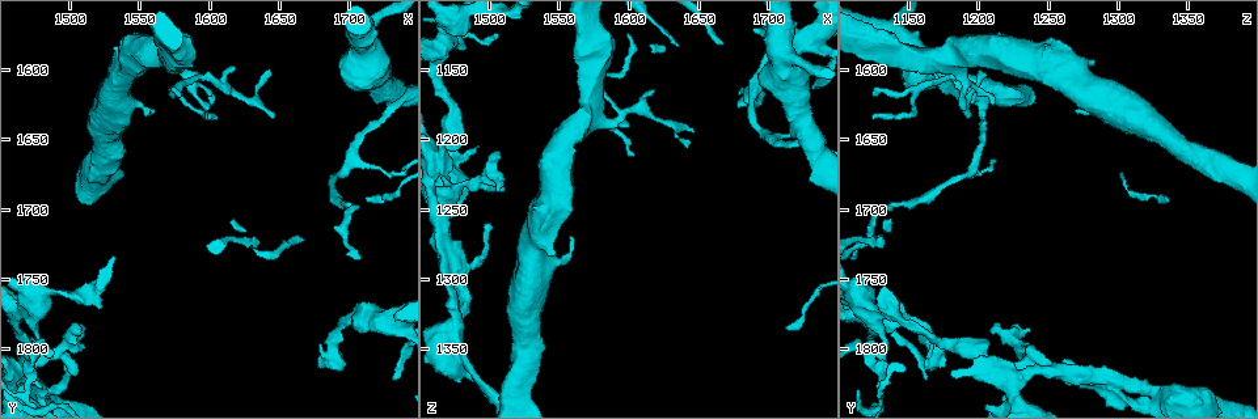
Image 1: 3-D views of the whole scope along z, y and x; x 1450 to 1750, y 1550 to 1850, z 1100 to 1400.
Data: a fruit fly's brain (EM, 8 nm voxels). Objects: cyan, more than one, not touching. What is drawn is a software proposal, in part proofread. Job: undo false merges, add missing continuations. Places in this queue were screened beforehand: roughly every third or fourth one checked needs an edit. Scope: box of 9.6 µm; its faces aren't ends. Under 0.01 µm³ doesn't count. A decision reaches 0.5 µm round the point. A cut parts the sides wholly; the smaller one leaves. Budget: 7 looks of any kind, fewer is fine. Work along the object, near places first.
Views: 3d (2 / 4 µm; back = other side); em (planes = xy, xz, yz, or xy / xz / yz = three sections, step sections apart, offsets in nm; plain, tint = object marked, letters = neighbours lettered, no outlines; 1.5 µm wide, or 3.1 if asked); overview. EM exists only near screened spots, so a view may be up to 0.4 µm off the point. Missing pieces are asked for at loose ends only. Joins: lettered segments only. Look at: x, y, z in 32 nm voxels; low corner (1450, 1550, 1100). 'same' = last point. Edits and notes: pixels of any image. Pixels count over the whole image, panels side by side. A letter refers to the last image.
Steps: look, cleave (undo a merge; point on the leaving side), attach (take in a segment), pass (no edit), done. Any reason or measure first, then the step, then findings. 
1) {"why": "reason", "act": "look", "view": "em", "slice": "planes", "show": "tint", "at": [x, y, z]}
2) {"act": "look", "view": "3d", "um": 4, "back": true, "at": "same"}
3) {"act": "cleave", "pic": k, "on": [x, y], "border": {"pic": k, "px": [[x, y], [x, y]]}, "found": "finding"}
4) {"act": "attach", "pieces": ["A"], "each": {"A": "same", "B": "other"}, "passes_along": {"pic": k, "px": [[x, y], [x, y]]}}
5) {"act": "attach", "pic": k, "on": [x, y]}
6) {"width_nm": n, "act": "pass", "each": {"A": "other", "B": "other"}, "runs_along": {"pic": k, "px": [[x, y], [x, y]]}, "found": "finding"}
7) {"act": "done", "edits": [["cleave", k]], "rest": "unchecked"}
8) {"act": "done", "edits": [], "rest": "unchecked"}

{"why": "sharp bend", "act": "look", "view": "em", "slice": "yz", "step": 8, "show": "tint", "at": [1594, 1604, 1182]}

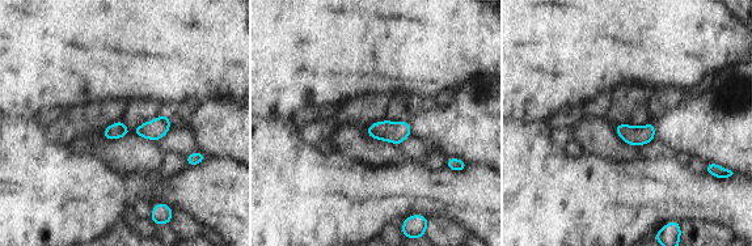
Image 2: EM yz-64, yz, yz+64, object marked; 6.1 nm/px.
{"why": "another direction", "act": "look", "view": "em", "slice": "planes", "show": "letters", "at": "same"}

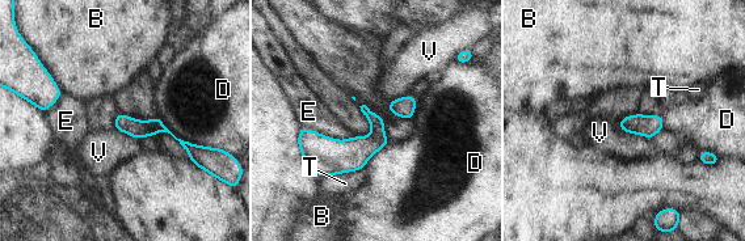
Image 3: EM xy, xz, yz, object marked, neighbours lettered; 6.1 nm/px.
{"act": "pass", "each": {"B": "other", "D": "other", "E": "other", "T": "other", "V": "other"}, "border": {"pic": 3, "px": [[615, 123], [624, 131], [649, 139]]}, "found": "continuous, no second neuron"}

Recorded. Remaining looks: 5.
{"act": "look", "view": "em", "slice": "xy", "step": 8, "show": "tint", "at": [1580, 1620, 1126]}

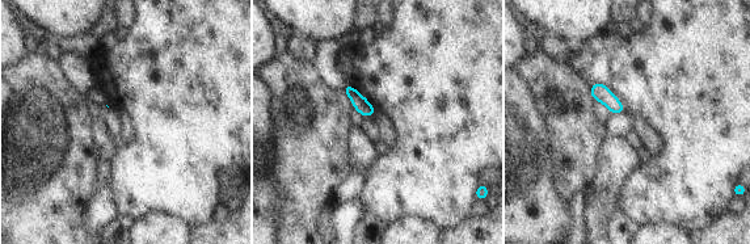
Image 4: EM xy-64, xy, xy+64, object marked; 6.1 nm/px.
{"why": "see the neighbours", "act": "look", "view": "em", "slice": "xy", "step": 8, "show": "letters", "at": "same"}

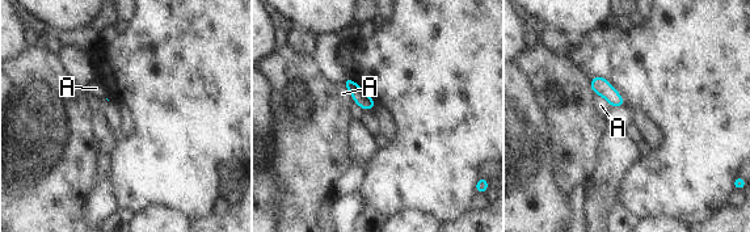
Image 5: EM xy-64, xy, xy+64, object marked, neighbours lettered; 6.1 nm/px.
{"act": "pass", "each": {"A": "other"}, "border": {"pic": 5, "px": [[342, 84], [354, 101]]}, "found": "none of them fits"}

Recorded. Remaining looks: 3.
{"why": "a fork", "act": "look", "view": "3d", "um": 2, "at": [1470, 1828, 1128]}

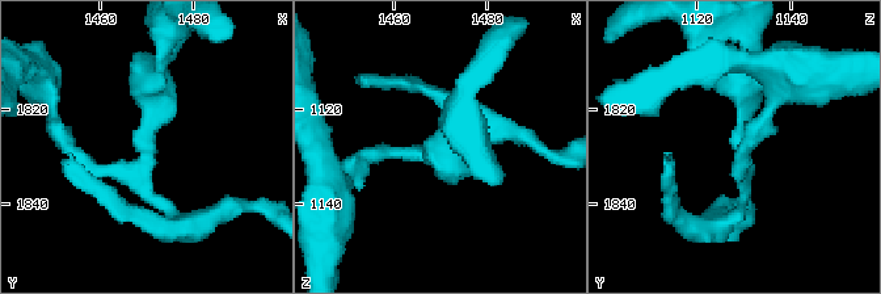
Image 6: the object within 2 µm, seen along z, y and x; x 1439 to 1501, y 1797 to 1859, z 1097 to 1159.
{"arms": 3, "why": "shape alone is not enough", "act": "look", "view": "em", "slice": "planes", "show": "letters", "at": [1470, 1827, 1129]}

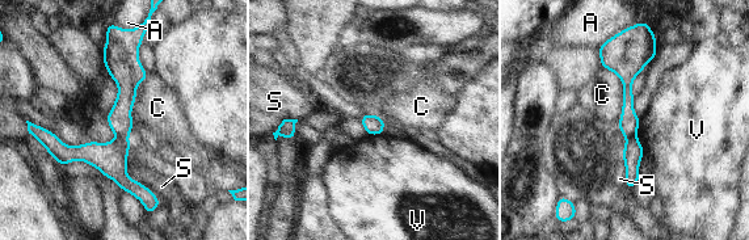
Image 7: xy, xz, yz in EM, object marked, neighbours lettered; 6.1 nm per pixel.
{"act": "cleave", "pic": 7, "on": [110, 159], "each": {"A": "other", "C": "other", "S": "other", "V": "other"}, "part_leaving": {"pic": 7, "px": [[45, 133], [150, 196]]}, "found": "two neurons meet here"}

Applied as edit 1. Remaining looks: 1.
{"act": "done", "edits": [["cleave", 7]], "rest": "unchecked"}

